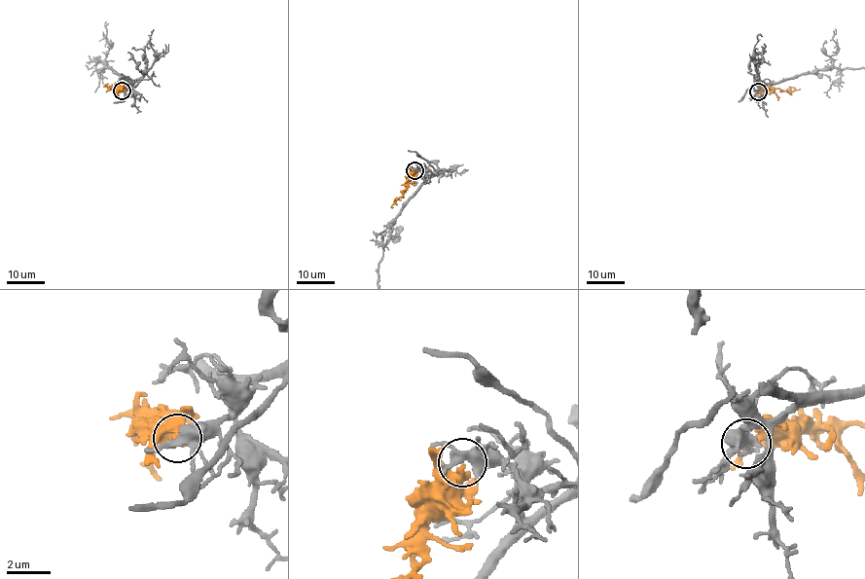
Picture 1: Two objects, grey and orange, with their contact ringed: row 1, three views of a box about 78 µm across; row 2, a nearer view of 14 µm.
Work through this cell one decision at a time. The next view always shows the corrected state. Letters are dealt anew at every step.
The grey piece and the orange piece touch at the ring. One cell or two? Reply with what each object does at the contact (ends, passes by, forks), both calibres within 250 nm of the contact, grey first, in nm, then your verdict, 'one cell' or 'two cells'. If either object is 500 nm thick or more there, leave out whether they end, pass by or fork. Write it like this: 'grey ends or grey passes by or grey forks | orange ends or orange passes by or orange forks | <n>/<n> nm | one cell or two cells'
grey forks | orange ends | 360/320 nm | two cells

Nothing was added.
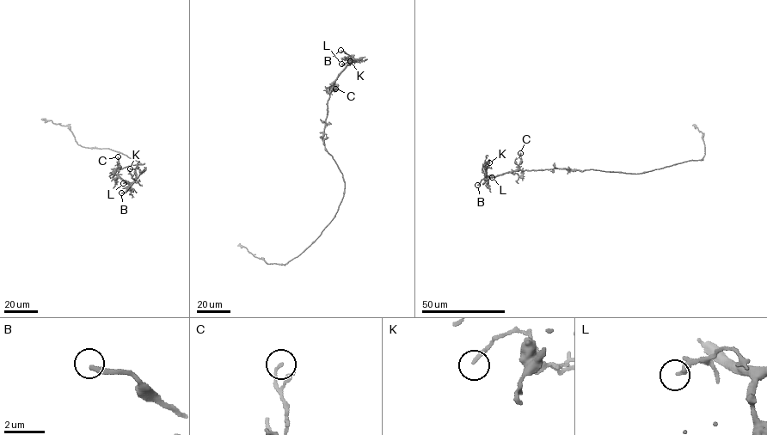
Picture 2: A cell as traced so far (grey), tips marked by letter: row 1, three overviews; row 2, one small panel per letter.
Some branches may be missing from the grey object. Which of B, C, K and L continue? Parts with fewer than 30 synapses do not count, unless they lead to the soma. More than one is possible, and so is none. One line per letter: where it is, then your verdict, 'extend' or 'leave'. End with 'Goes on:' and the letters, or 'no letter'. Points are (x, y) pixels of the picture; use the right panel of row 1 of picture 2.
B: (477, 185) | extend
C: (520, 153) | leave
K: (489, 162) | leave
L: (492, 177) | leave
Goes on: B

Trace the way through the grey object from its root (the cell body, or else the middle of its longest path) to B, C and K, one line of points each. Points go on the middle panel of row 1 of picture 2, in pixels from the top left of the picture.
B: (344, 189), (342, 173), (324, 147), (323, 137), (327, 101), (334, 82), (352, 60), (340, 50)
C: (344, 189), (342, 173), (324, 147), (323, 137), (327, 101), (330, 93), (335, 88)
K: (344, 189), (342, 173), (324, 147), (323, 134), (327, 101), (334, 82), (356, 59), (350, 61)

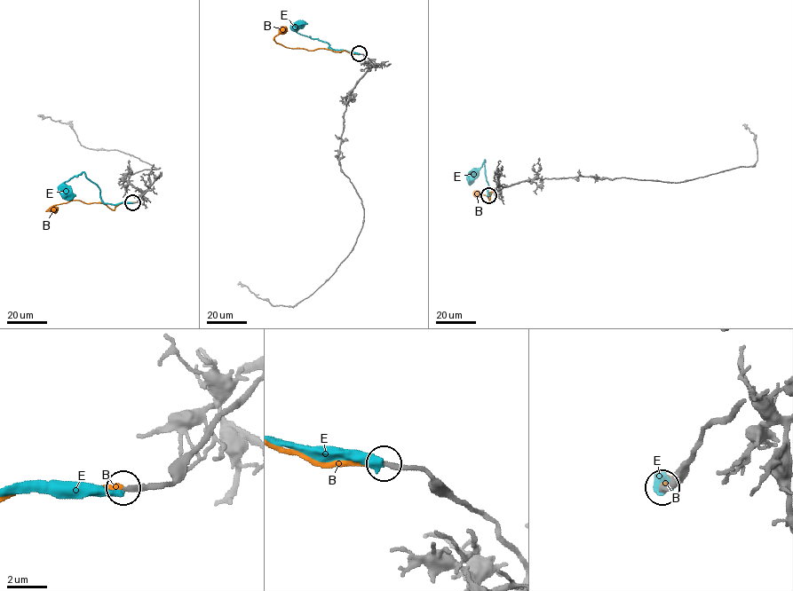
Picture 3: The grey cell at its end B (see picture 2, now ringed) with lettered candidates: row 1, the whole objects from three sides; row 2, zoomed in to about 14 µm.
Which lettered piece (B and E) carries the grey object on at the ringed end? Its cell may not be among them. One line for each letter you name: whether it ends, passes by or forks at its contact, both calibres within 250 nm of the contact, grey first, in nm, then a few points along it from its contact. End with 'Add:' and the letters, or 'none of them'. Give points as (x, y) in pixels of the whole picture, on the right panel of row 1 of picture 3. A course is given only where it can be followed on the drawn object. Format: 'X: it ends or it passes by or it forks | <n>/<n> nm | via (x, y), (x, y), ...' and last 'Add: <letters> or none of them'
B: it ends | 240/300 nm | via (488, 195), (489, 200), (489, 193), (493, 192), (493, 187), (495, 190), (488, 194), (476, 193)
Add: B

